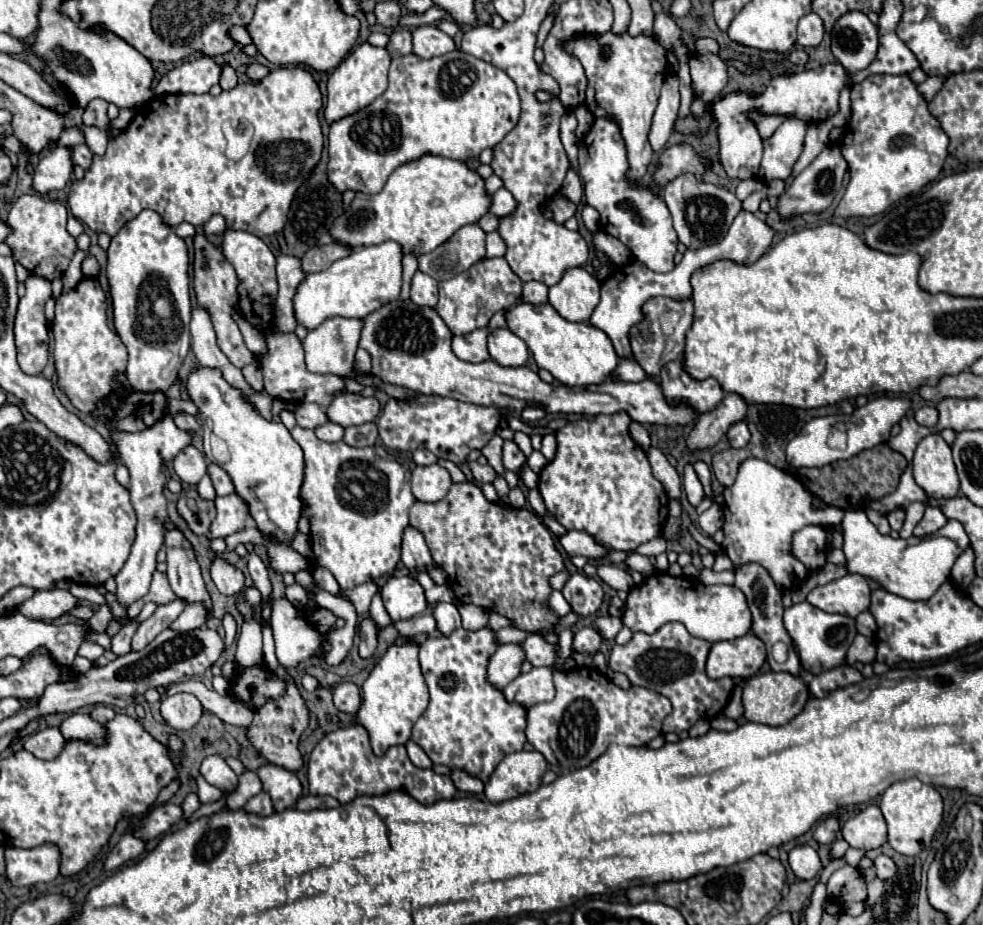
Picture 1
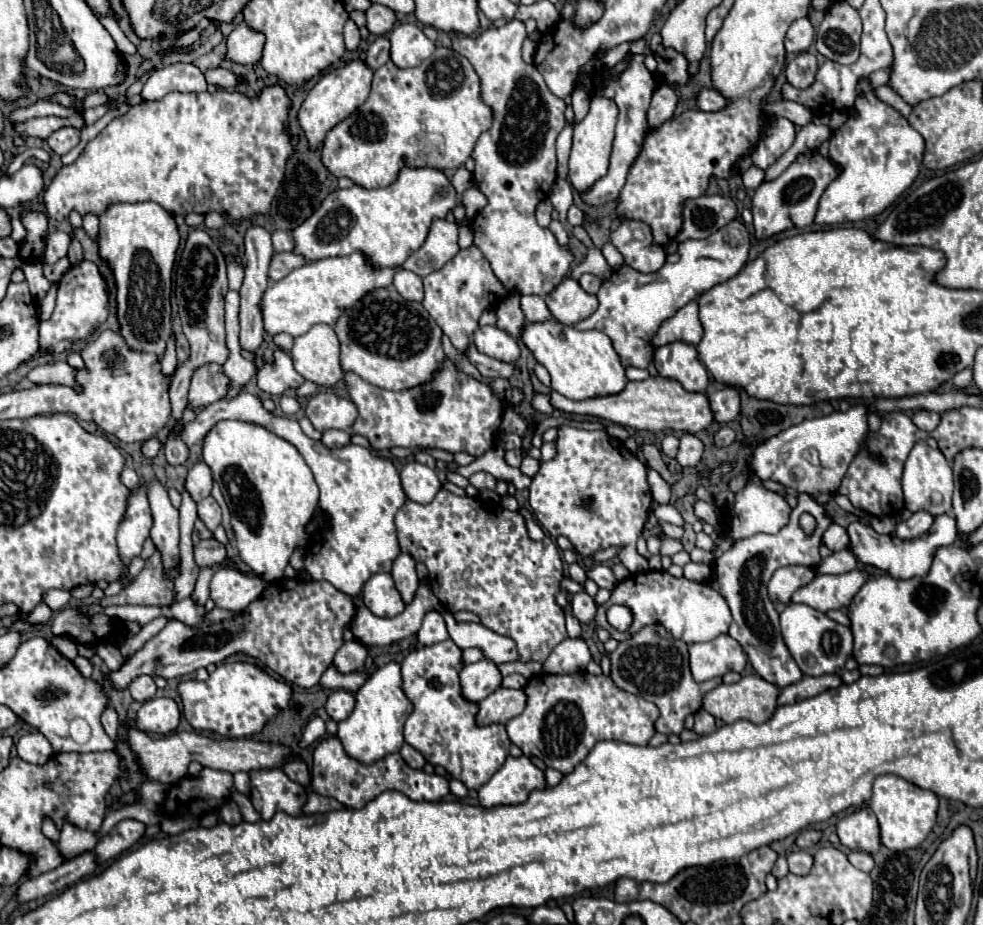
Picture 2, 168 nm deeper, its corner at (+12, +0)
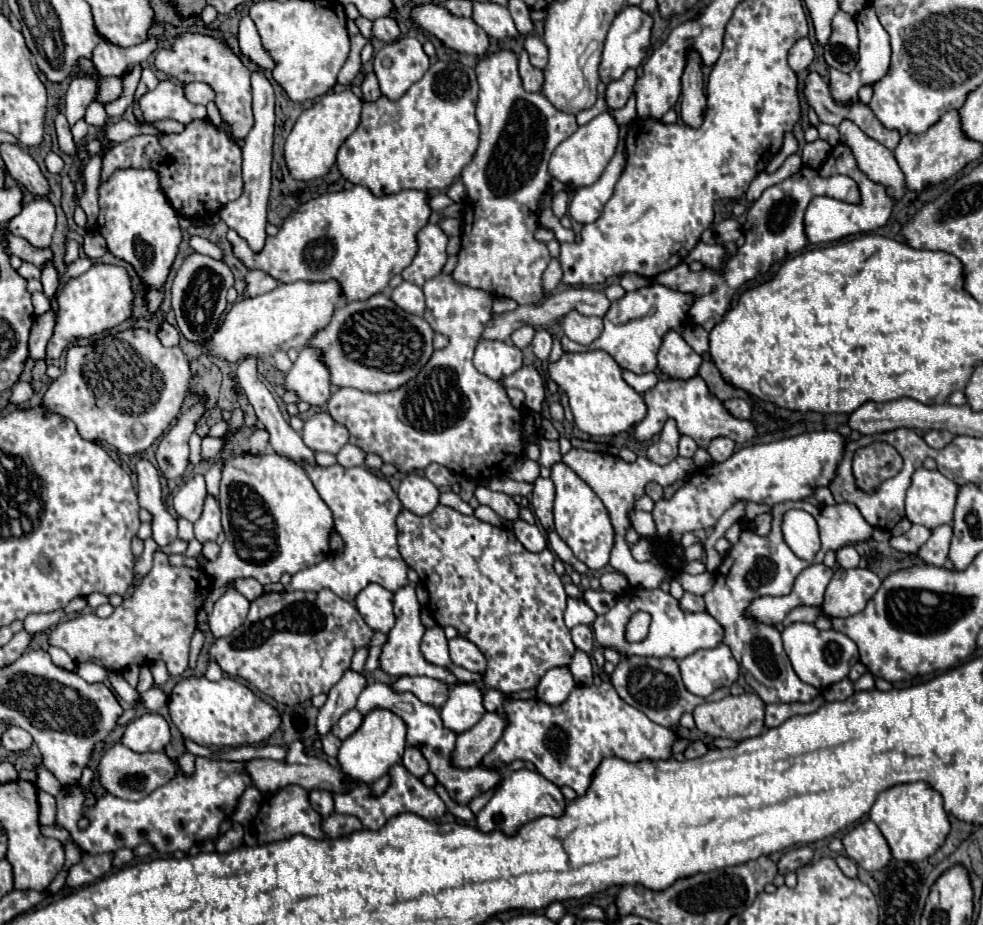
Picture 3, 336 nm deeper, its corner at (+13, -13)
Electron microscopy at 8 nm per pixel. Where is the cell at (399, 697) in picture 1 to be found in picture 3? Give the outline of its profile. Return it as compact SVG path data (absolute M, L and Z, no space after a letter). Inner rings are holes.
M374 710L368 716L364 716L362 726L350 738L346 738L342 742L340 752L338 752L338 764L352 778L372 784L378 778L382 778L384 774L388 774L388 768L392 768L392 764L402 760L404 748L406 748L404 720L400 720L390 710Z

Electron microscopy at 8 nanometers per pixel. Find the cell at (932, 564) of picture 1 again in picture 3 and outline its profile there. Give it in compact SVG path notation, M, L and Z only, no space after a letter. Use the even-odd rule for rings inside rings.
M944 524L940 528L932 530L932 536L928 542L920 548L918 556L932 566L946 566L948 564L948 548L952 540L952 526Z

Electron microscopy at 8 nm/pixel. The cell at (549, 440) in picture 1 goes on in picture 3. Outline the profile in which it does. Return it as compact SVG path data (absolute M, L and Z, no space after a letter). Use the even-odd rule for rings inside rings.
M558 462L552 466L552 482L556 486L556 500L554 500L554 528L558 536L570 546L574 556L584 562L590 570L594 568L604 568L608 566L610 560L610 550L614 544L614 528L612 520L608 516L606 506L602 500L592 492L592 488L576 476L566 464Z

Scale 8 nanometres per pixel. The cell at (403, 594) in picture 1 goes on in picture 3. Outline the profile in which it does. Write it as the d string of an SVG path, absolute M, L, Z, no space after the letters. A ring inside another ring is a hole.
M368 584L354 600L360 616L364 622L378 632L388 634L394 626L394 612L392 612L392 598L394 594L382 588L380 584Z

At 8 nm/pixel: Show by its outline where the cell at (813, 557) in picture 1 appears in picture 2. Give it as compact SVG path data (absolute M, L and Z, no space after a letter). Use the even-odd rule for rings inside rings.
M807 493L799 495L799 505L791 513L791 521L787 527L783 527L775 535L753 535L747 539L741 539L731 545L729 551L725 551L713 565L713 577L711 577L711 587L719 591L731 609L733 623L729 627L729 635L737 639L741 645L753 645L771 657L781 657L781 661L789 661L789 651L783 643L781 631L779 631L779 613L773 607L773 601L767 594L767 583L769 577L777 567L785 565L805 565L813 567L819 561L819 545L821 545L821 535L825 527L831 523L831 517L825 513L823 507L819 507L813 499L809 499ZM803 513L809 513L815 517L817 527L811 535L807 535L801 525L799 517Z

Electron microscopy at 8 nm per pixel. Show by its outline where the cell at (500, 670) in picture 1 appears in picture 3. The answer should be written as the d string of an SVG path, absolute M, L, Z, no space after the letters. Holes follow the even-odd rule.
M456 684L450 690L448 702L440 710L440 716L444 728L462 734L470 730L484 716L484 712L482 692L474 684Z

